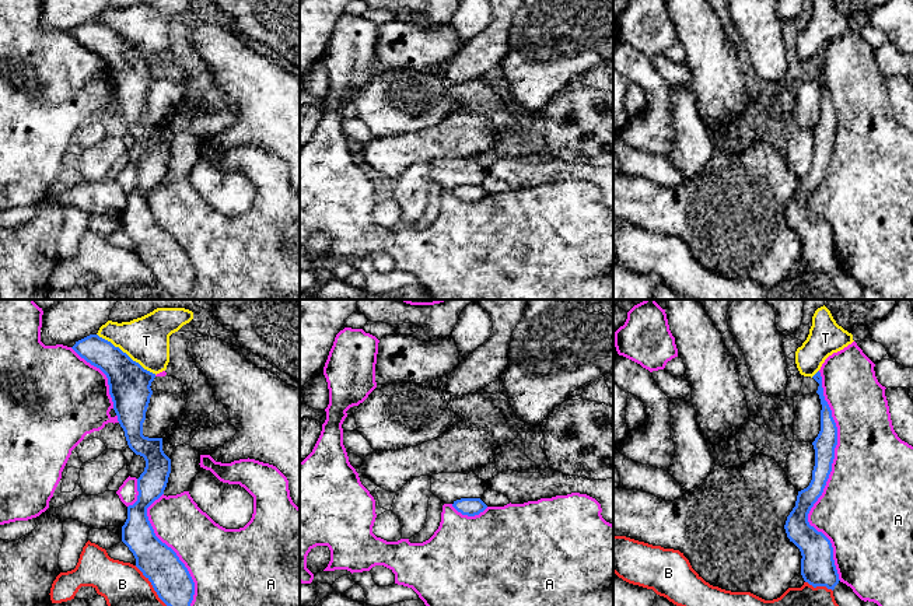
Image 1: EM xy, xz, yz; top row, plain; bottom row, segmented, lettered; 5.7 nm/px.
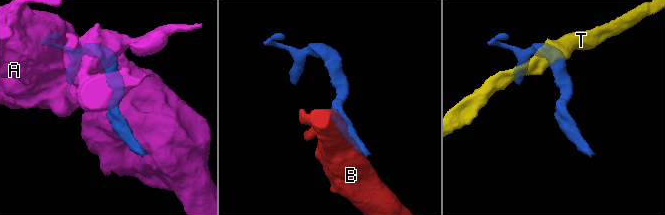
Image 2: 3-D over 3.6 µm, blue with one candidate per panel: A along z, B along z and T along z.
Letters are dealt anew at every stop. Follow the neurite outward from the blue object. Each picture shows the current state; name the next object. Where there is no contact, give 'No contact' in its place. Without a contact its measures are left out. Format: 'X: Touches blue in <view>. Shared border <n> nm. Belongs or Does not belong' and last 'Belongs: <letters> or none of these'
A: Touches blue in yz. Shared border 1200 nm. Does not belong
B: Touches blue in xy. Shared border 300 nm. Does not belong
T: Touches blue in xy. Shared border 420 nm. Does not belong
Belongs: none of these

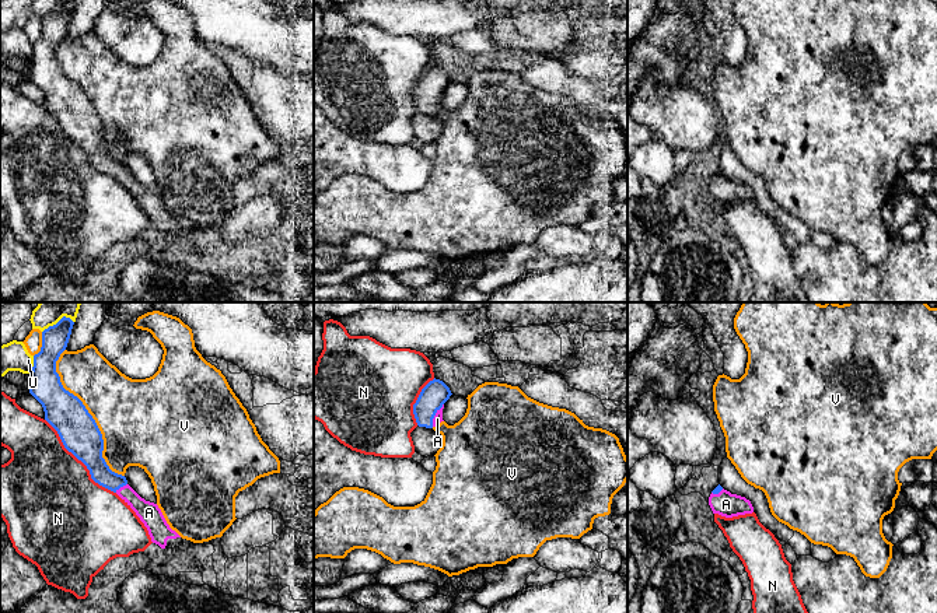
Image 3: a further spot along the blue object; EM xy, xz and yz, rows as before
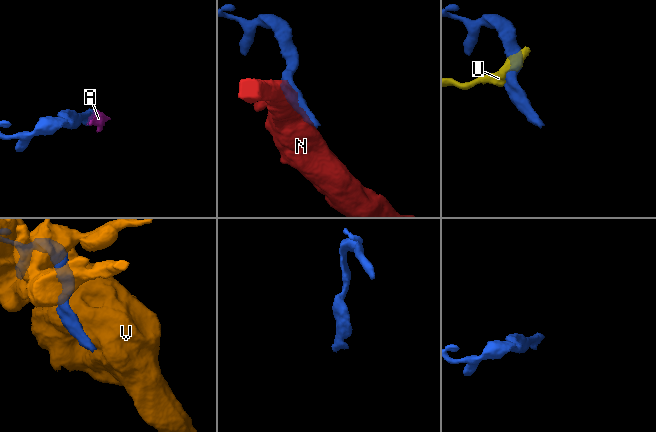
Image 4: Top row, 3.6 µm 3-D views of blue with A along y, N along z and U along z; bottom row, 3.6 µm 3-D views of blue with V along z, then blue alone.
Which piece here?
A: Touches blue in xz. Shared border 150 nm. Belongs
N: Touches blue in xy. Shared border 600 nm. Does not belong
U: Touches blue in xy. Shared border 110 nm. Does not belong
V: Touches blue in xy. Shared border 800 nm. Does not belong
Belongs: A

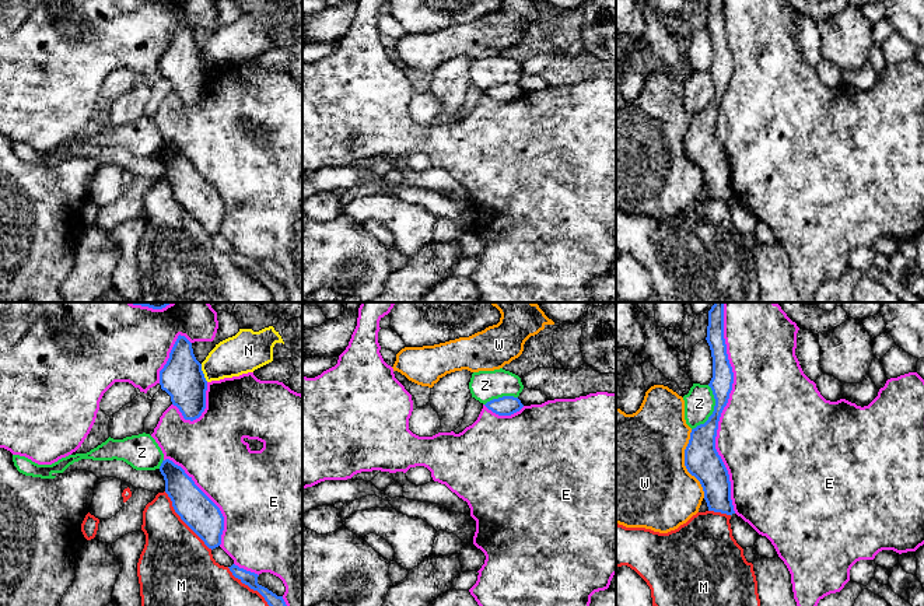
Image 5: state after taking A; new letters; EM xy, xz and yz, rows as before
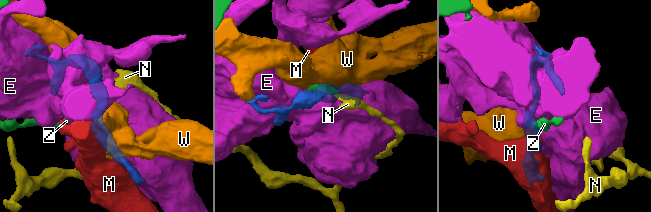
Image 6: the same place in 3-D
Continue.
E: Touches blue in yz. Shared border 1200 nm. Does not belong
M: Touches blue in xy. Shared border 440 nm. Does not belong
N: Touches blue in xy. Shared border 110 nm. Does not belong
W: Touches blue in yz. Shared border 400 nm. Does not belong
Z: Touches blue in yz. Shared border 280 nm. Does not belong
Belongs: none of these

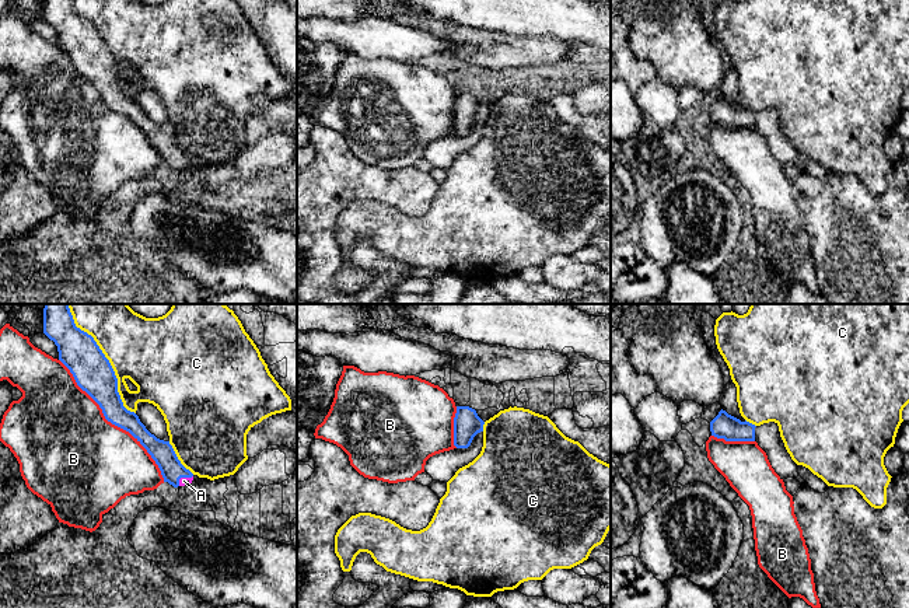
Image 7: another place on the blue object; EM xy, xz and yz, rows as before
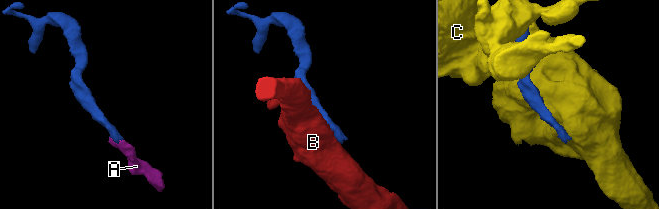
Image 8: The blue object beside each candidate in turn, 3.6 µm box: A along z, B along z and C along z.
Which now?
A: Touches blue in xy. Shared border 110 nm. Belongs
B: Touches blue in xy. Shared border 950 nm. Does not belong
C: Touches blue in xy. Shared border 750 nm. Does not belong
Belongs: A

